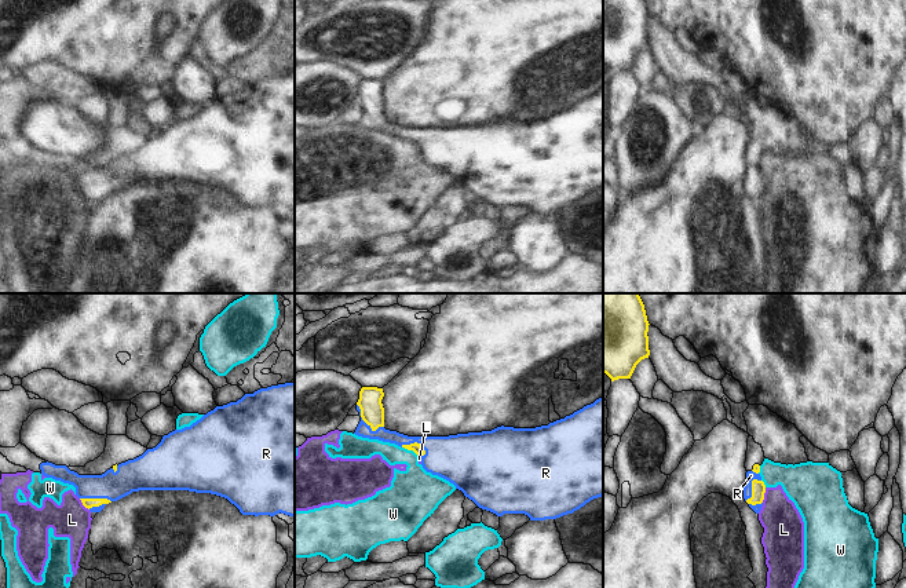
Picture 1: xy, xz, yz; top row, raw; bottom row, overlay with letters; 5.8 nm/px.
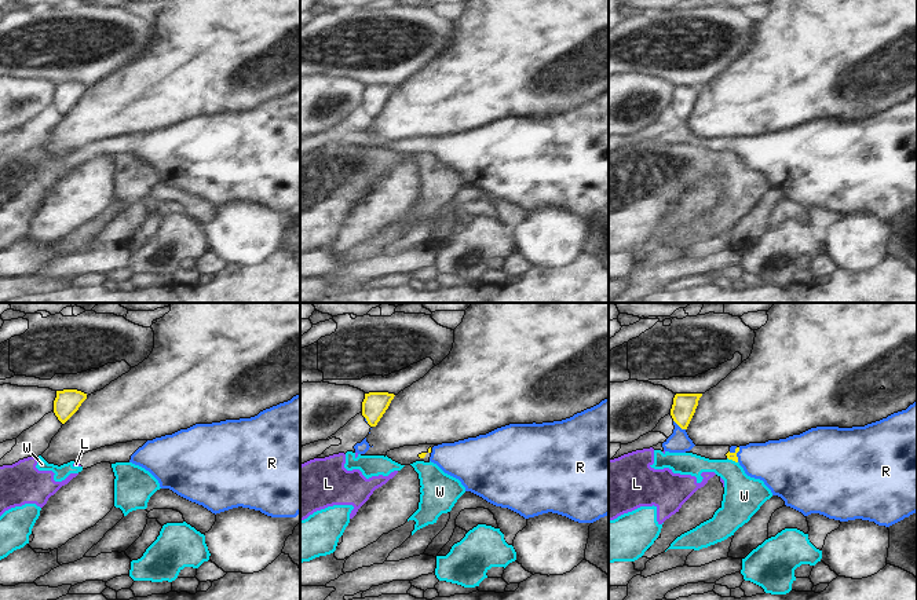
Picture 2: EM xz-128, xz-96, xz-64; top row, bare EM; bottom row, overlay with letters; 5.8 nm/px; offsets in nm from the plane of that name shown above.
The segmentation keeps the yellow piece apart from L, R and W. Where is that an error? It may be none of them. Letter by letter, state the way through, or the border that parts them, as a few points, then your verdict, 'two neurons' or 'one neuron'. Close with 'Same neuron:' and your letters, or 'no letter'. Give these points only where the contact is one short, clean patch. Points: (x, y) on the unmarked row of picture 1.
L: along yz (766, 179), (762, 193) | two neurons
R: one neuron
W: along xz (402, 138), (419, 149) | two neurons
Same neuron: R

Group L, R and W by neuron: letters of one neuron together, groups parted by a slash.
L W / R

